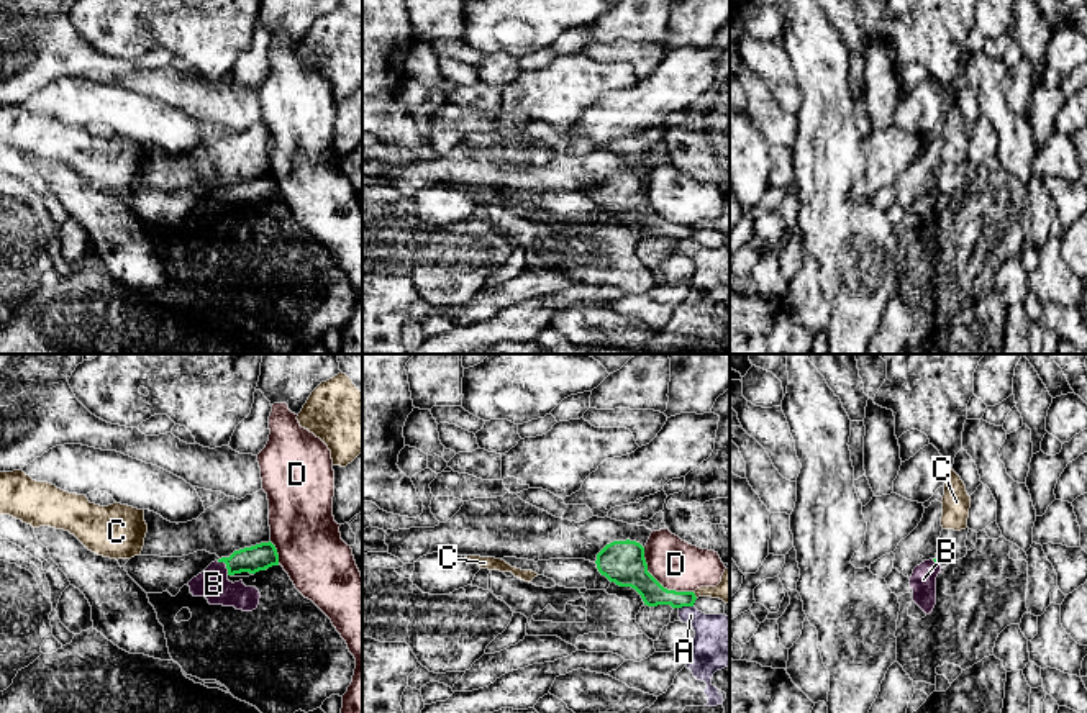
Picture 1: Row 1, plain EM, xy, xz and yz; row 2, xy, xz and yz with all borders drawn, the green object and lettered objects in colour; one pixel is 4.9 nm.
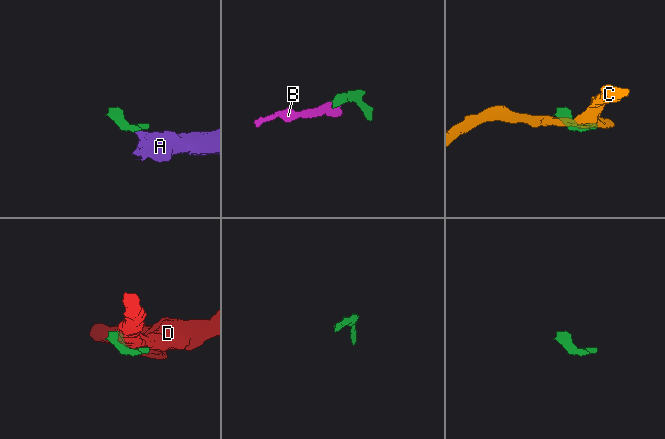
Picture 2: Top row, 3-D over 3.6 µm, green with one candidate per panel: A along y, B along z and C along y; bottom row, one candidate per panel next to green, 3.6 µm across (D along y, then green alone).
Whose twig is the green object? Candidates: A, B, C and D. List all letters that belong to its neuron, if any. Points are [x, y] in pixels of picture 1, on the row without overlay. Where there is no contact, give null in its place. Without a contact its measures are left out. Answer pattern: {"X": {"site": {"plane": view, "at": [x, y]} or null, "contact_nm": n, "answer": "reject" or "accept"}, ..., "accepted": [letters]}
{"A": {"site": {"plane": "xz", "at": [686, 238]}, "contact_nm": 70, "answer": "reject"}, "B": {"site": {"plane": "xy", "at": [227, 199]}, "contact_nm": 90, "answer": "accept"}, "C": {"site": {"plane": "xz", "at": [694, 228]}, "contact_nm": 40, "answer": "reject"}, "D": {"site": {"plane": "xz", "at": [658, 215]}, "contact_nm": 340, "answer": "reject"}, "accepted": ["B"]}

